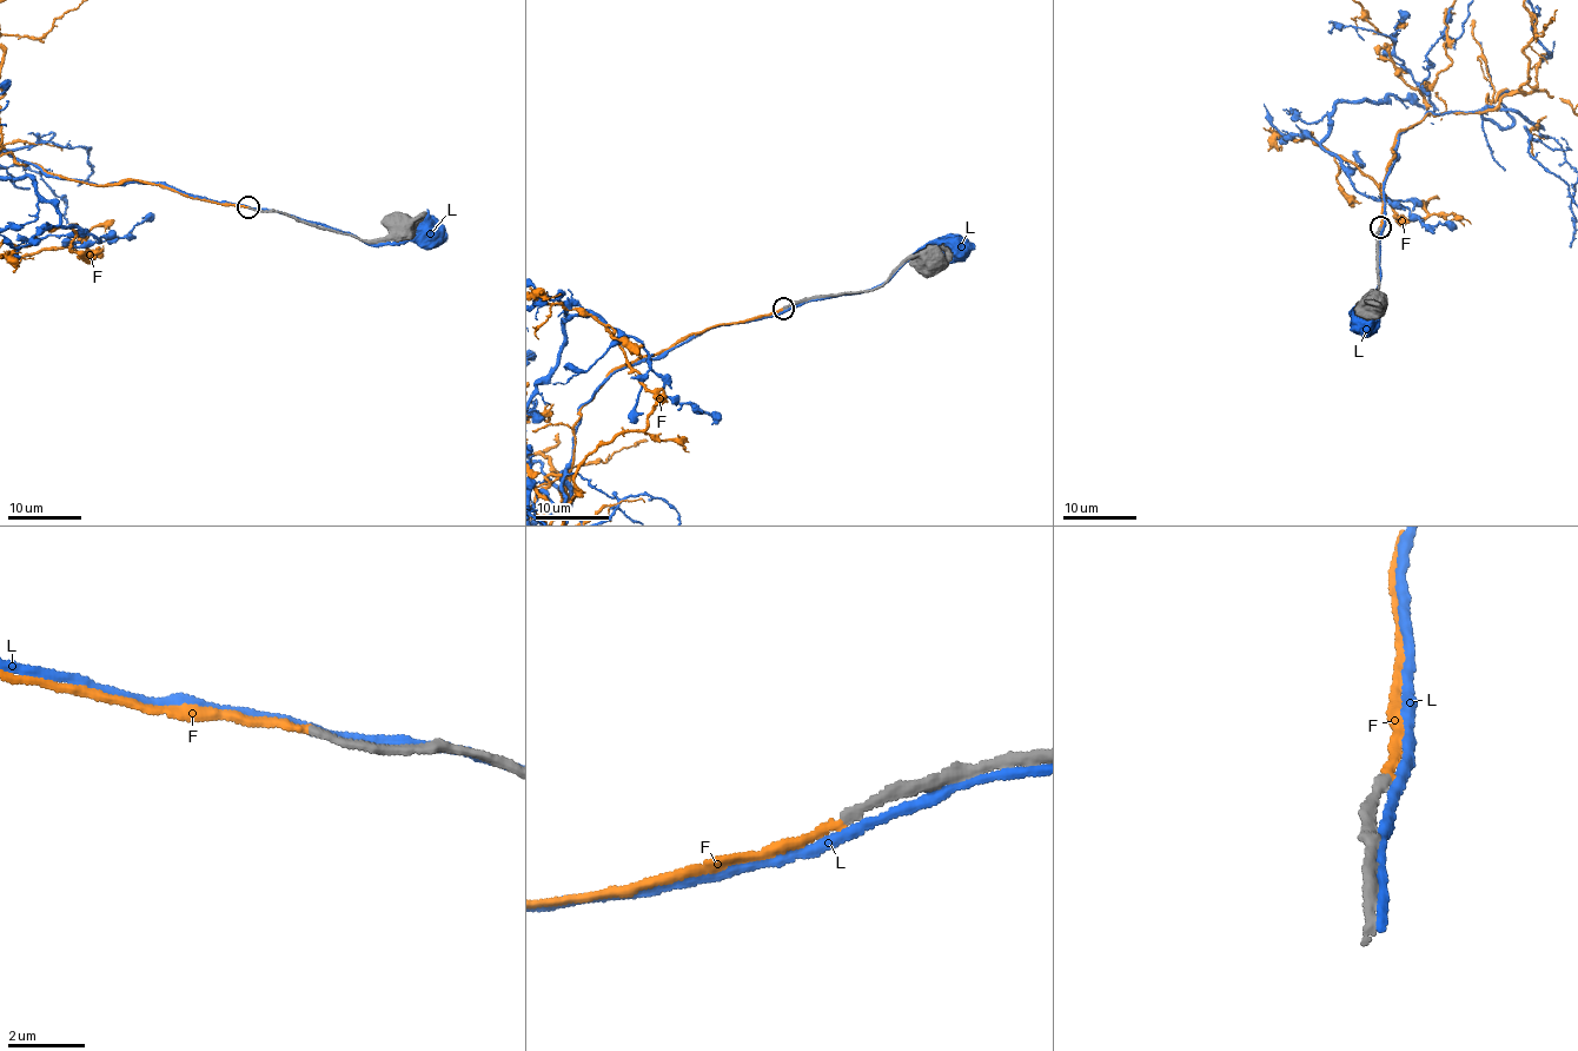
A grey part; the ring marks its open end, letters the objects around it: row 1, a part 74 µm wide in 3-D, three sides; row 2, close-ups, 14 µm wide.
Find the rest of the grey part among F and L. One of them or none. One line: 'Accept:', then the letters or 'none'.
Accept: F

